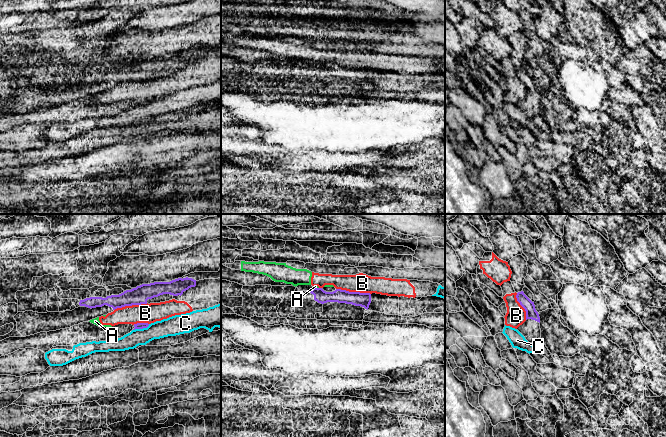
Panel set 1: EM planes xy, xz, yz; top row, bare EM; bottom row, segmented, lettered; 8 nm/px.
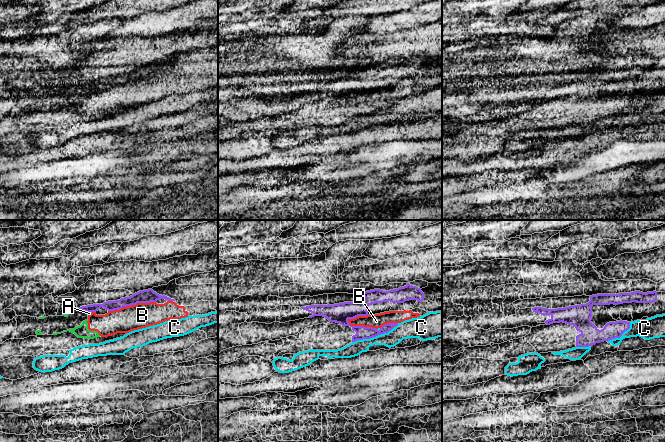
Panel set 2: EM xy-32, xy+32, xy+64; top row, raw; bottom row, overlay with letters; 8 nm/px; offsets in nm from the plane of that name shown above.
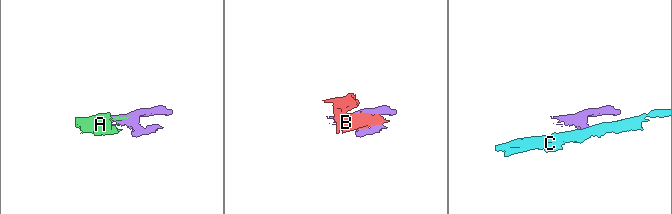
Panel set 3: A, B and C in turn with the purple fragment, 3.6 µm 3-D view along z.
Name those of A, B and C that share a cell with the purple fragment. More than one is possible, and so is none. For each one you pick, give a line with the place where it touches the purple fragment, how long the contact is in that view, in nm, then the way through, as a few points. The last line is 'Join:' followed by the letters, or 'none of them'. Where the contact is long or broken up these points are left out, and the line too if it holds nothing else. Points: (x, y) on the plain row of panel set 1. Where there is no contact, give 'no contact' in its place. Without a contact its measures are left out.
Join: none of them

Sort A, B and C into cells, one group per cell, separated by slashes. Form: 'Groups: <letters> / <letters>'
Groups: A B / C

